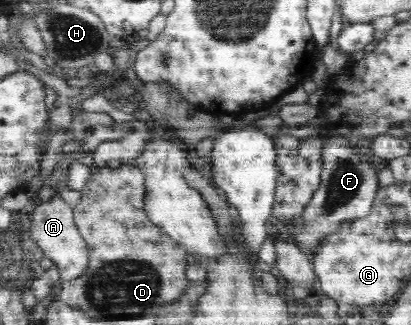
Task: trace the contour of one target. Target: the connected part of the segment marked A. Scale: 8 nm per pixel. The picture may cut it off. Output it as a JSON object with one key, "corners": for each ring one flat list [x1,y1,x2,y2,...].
{"corners":[[56,194,49,201,38,202,30,217,31,226,27,236,36,244,36,249,40,249,39,254,49,256,57,264,62,282,81,277,87,269,89,256,87,242,74,222,74,208]]}

